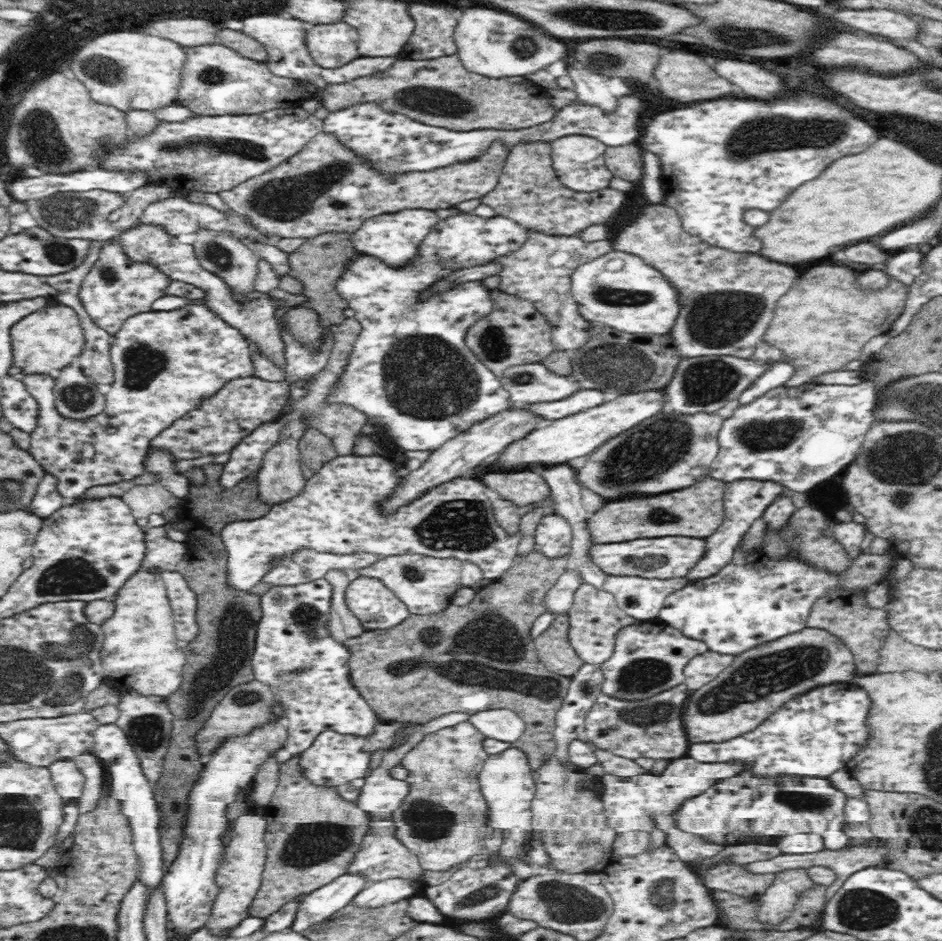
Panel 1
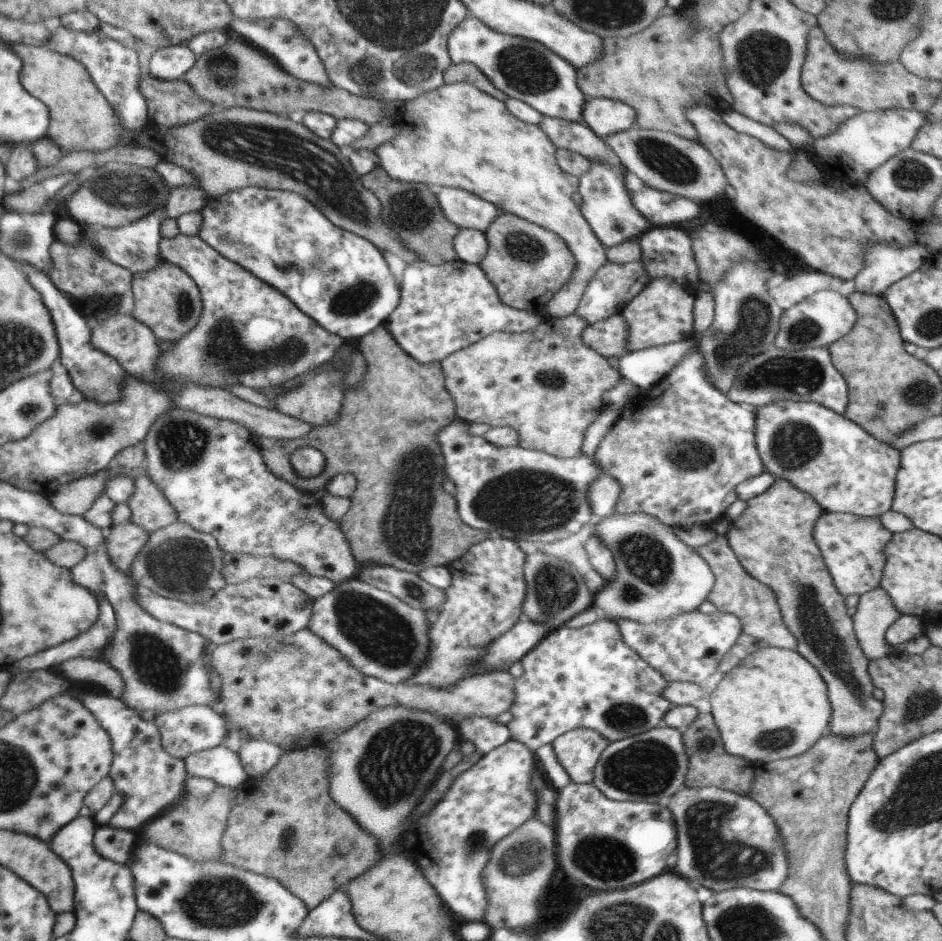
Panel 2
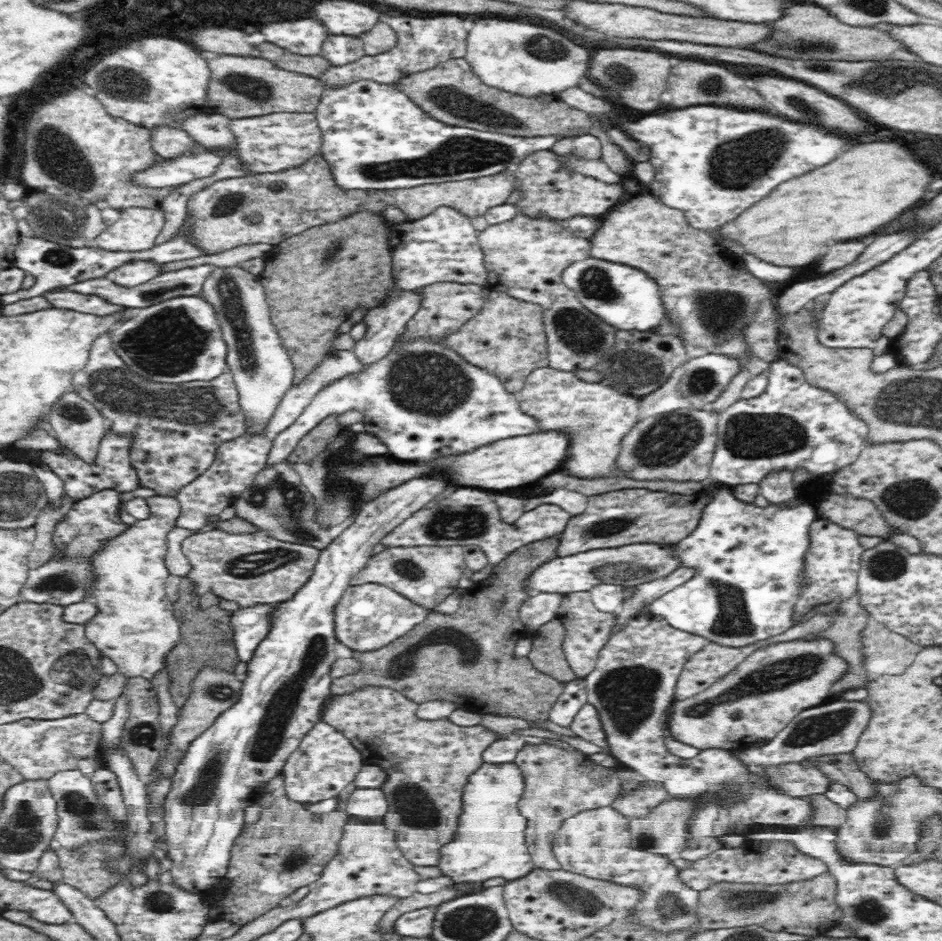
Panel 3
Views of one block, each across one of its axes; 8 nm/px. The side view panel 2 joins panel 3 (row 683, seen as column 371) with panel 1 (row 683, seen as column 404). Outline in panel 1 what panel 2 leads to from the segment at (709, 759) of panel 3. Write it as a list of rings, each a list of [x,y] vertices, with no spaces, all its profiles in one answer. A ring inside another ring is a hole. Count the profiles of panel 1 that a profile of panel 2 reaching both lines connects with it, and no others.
[[[658,617],[647,621],[638,621],[637,624],[632,624],[632,626],[624,626],[622,630],[617,631],[612,656],[600,666],[601,676],[603,676],[600,692],[604,693],[604,696],[622,700],[638,700],[654,696],[659,692],[664,692],[664,690],[684,683],[684,668],[692,658],[695,658],[698,654],[704,654],[706,650],[708,650],[708,647],[705,642],[684,636],[681,630],[668,626]]]

